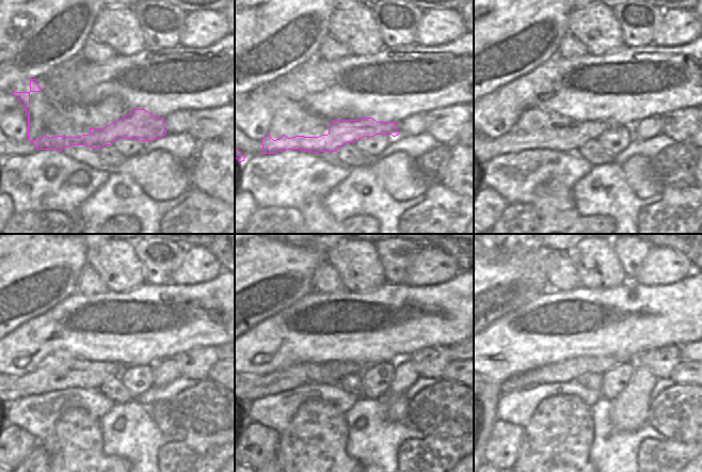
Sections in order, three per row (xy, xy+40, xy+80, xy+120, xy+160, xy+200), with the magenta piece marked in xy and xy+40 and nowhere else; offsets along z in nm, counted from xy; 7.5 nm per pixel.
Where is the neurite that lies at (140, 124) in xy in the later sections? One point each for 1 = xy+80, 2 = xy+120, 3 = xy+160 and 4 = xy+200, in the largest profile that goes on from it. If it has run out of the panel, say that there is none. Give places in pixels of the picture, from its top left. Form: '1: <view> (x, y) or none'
1: xy+80 (578, 132)
2: xy+120 (17, 387)
3: xy+160 (256, 387)
4: xy+200 (516, 382)

